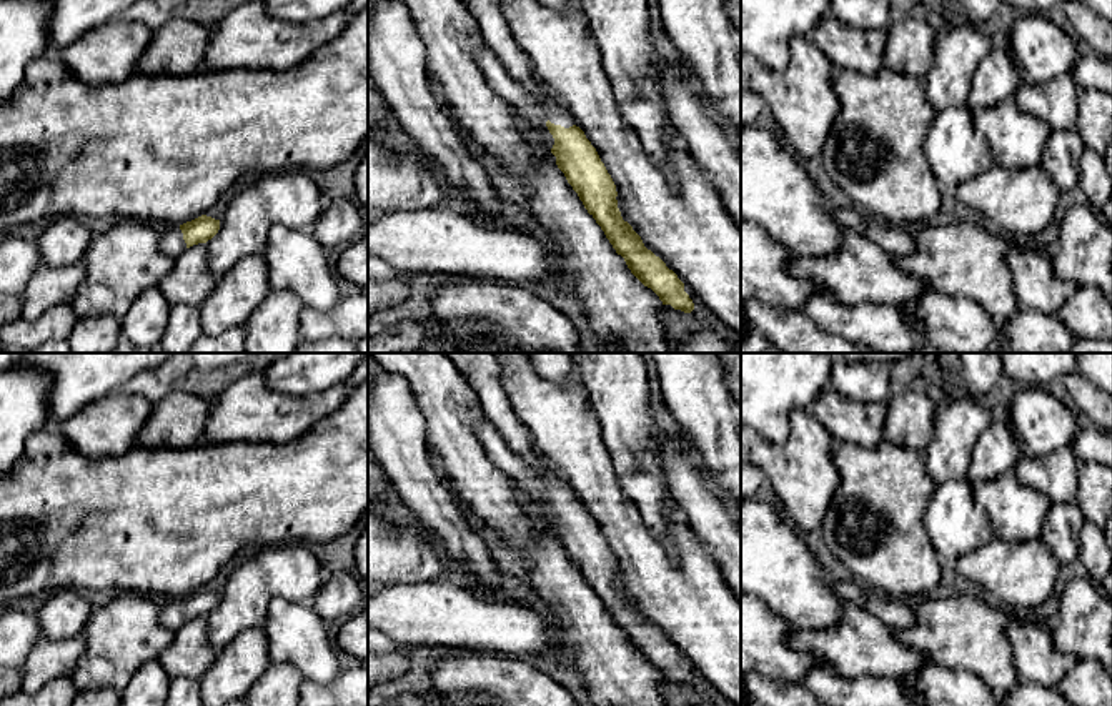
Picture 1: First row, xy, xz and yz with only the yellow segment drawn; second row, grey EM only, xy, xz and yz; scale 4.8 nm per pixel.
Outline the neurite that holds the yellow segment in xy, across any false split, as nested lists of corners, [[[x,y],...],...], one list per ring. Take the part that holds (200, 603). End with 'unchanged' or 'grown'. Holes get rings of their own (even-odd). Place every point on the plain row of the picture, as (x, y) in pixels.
[[[206,588],[183,598],[165,599],[160,613],[160,623],[168,629],[176,631],[186,621],[211,613],[218,603],[220,593]]] | grown

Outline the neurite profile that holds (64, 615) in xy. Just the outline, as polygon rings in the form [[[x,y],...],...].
[[[58,589],[47,596],[37,613],[42,634],[48,639],[68,639],[83,633],[93,604],[75,589]]]

